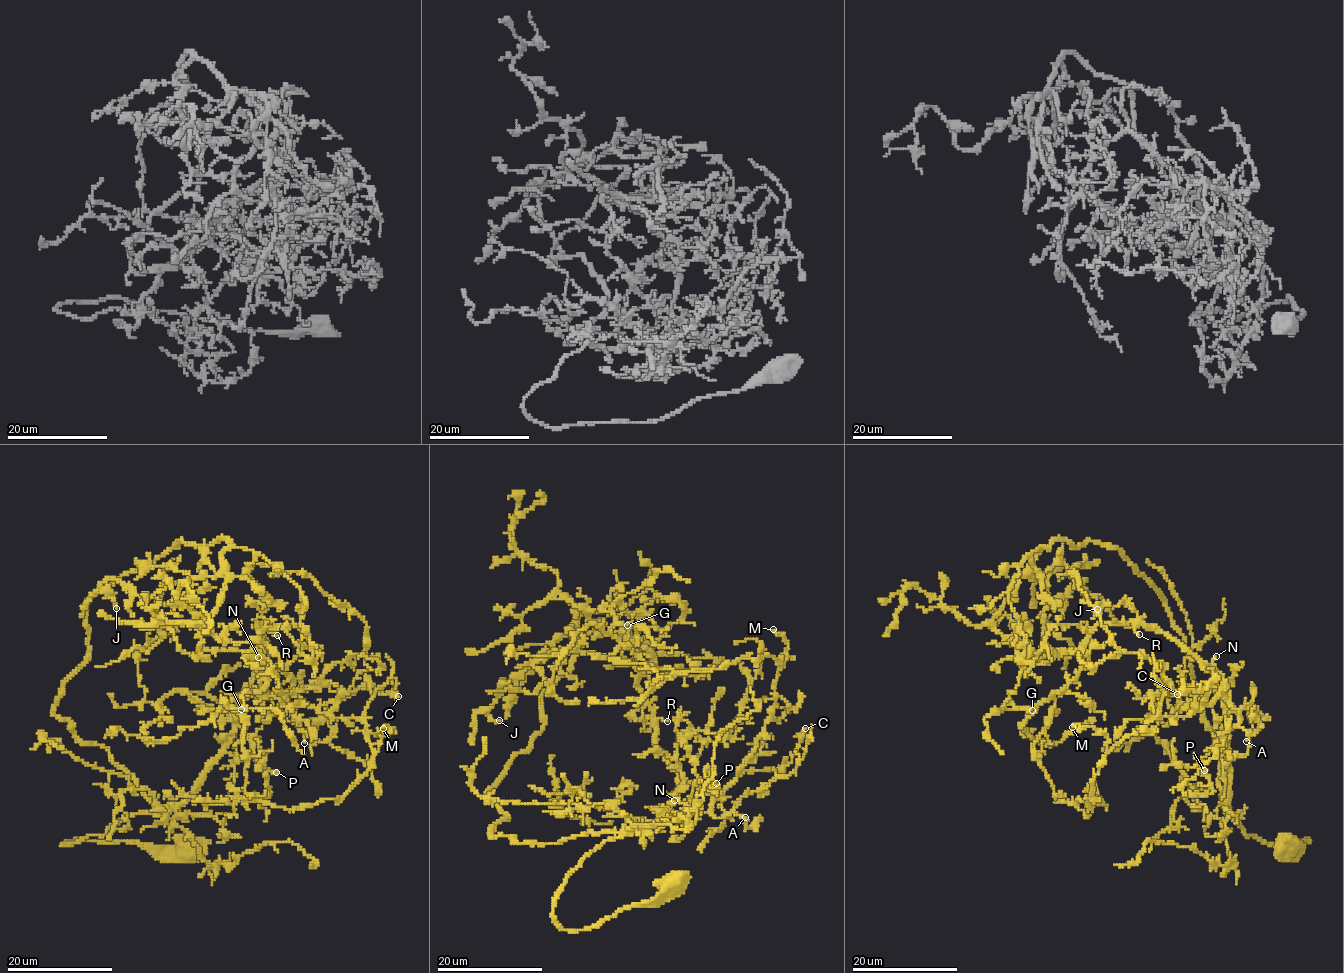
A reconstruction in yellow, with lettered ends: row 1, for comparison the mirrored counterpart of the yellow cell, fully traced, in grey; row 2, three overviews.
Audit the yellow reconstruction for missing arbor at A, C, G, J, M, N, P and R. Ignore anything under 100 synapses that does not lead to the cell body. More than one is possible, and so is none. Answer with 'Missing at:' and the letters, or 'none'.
Missing at: N

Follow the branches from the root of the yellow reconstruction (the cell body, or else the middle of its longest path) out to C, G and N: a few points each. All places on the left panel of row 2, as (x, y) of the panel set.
C: (187, 846), (63, 844), (181, 801), (223, 748), (260, 667), (281, 668), (312, 707), (363, 686), (398, 696)
G: (187, 846), (63, 844), (191, 790), (268, 659), (269, 623), (267, 683), (224, 705), (241, 709)
N: (187, 846), (63, 844), (102, 835), (137, 813), (168, 813), (181, 801), (230, 736), (258, 657)

